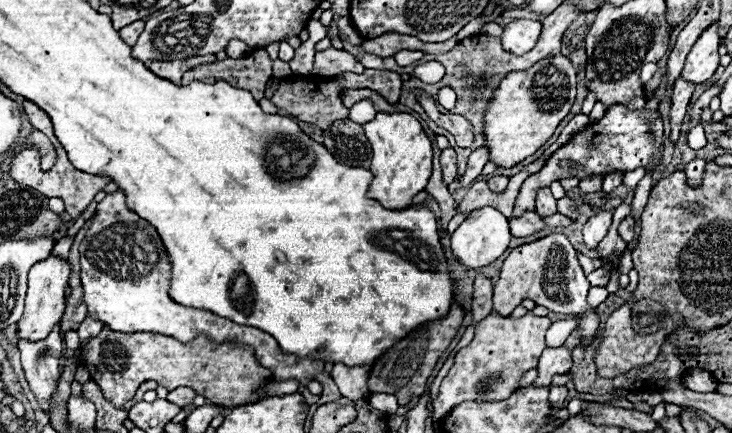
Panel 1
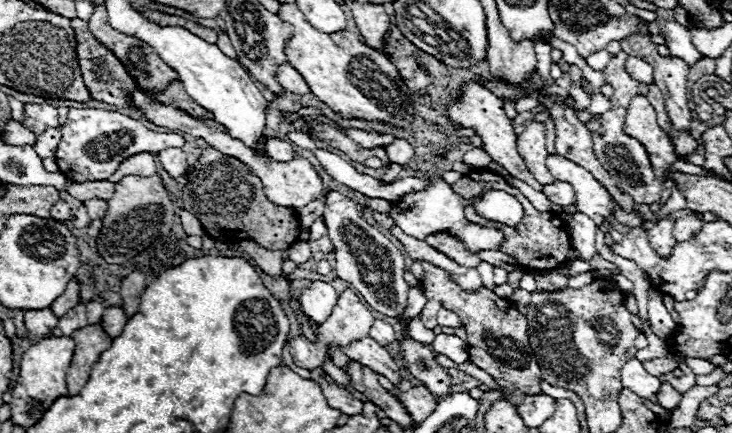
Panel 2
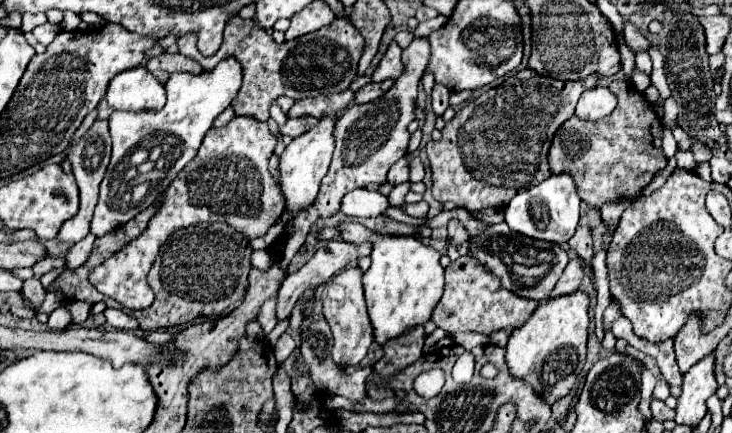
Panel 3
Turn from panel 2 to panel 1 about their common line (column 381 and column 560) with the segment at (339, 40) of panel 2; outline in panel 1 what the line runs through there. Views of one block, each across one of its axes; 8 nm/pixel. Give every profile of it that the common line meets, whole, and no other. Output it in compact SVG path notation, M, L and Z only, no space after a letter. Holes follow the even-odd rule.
M564 54L542 58L528 70L510 72L498 84L494 100L484 114L484 146L490 148L490 162L510 168L544 146L560 120L570 112L576 96L576 82L576 68Z

